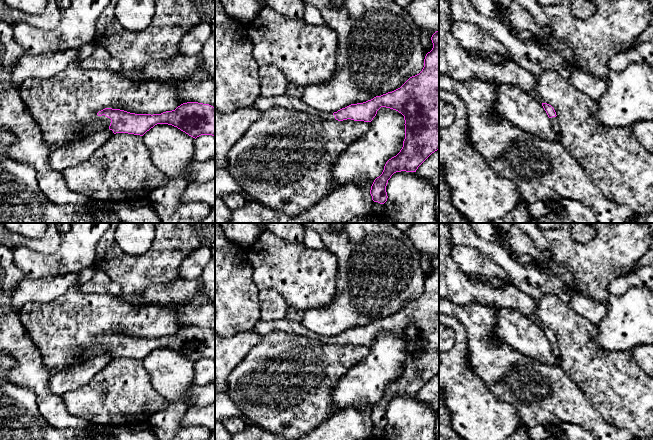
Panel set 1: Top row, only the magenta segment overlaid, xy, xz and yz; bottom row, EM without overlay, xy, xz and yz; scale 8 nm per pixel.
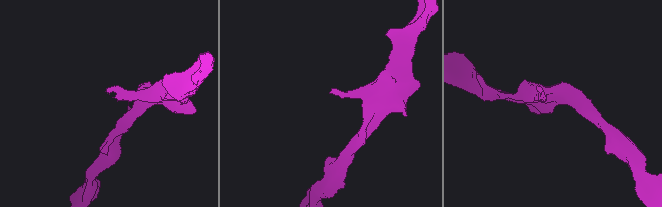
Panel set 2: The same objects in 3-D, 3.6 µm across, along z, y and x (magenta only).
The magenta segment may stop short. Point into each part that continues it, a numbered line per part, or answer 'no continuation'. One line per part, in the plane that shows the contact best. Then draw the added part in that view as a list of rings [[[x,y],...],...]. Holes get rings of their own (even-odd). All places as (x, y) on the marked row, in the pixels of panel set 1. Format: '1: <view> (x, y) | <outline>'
1: xy (98, 123) | [[[96,114],[94,115],[92,121],[84,126],[82,133],[87,135],[100,130],[109,130],[112,134],[114,134],[113,131],[109,129],[110,123],[110,118],[106,117],[105,115],[98,116]]]

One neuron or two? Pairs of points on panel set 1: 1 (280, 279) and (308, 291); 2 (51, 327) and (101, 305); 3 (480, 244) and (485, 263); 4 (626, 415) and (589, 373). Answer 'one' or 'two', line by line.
1: one
2: one
3: two
4: one

